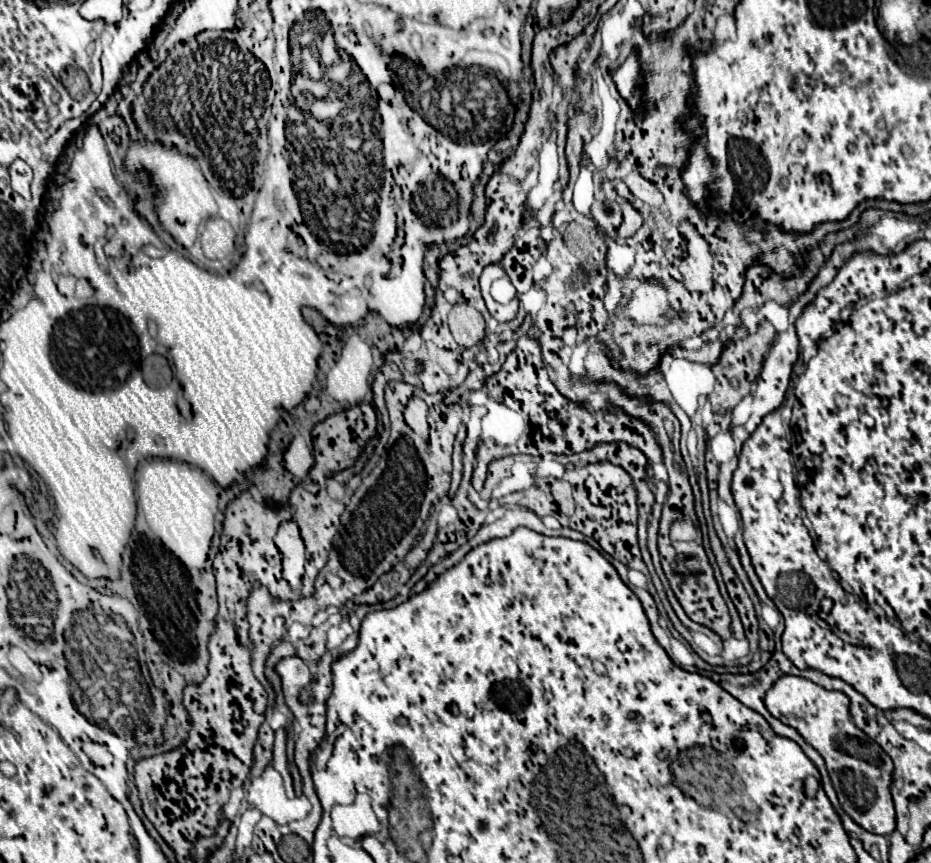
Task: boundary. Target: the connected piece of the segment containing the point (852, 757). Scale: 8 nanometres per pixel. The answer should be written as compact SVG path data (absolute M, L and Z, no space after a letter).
M782 676L766 692L764 704L774 718L796 728L802 738L820 752L846 814L850 814L868 832L890 836L896 830L896 810L890 794L894 764L890 756L888 764L884 764L882 748L854 724L850 698L844 692L824 690L800 676Z

